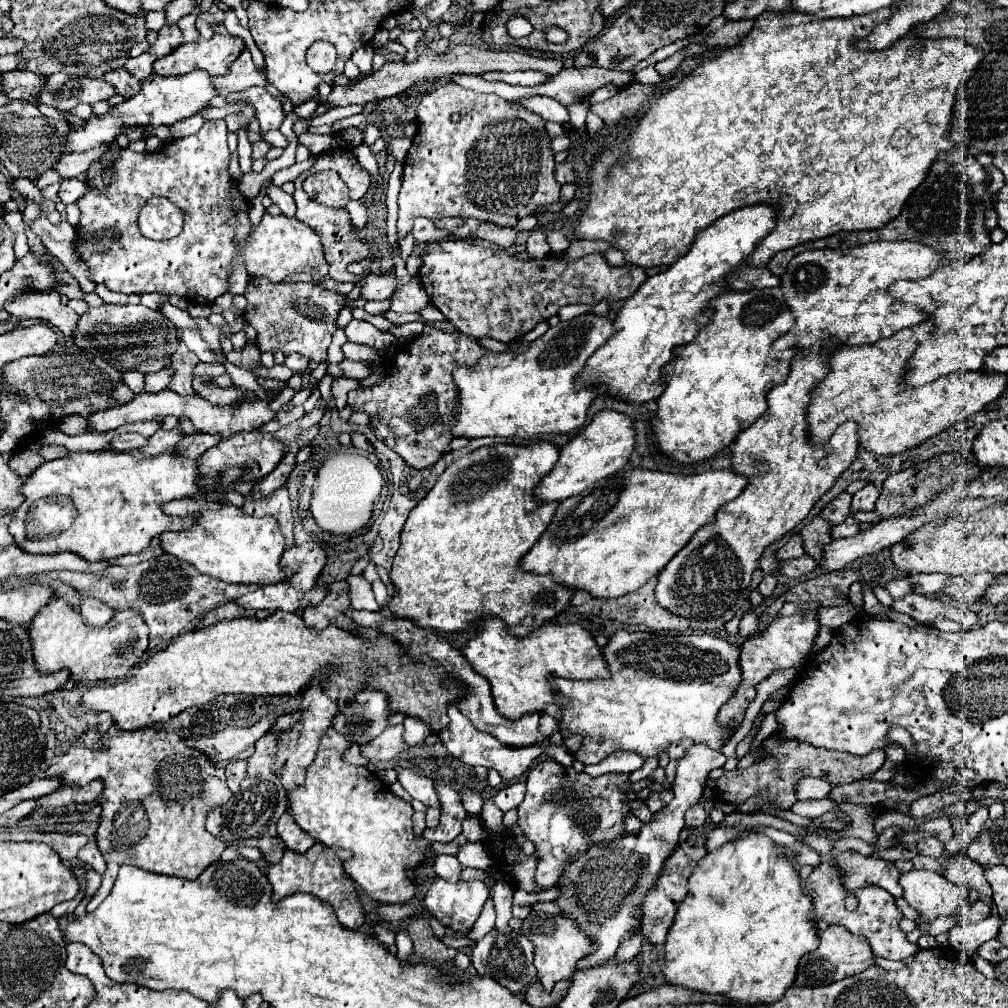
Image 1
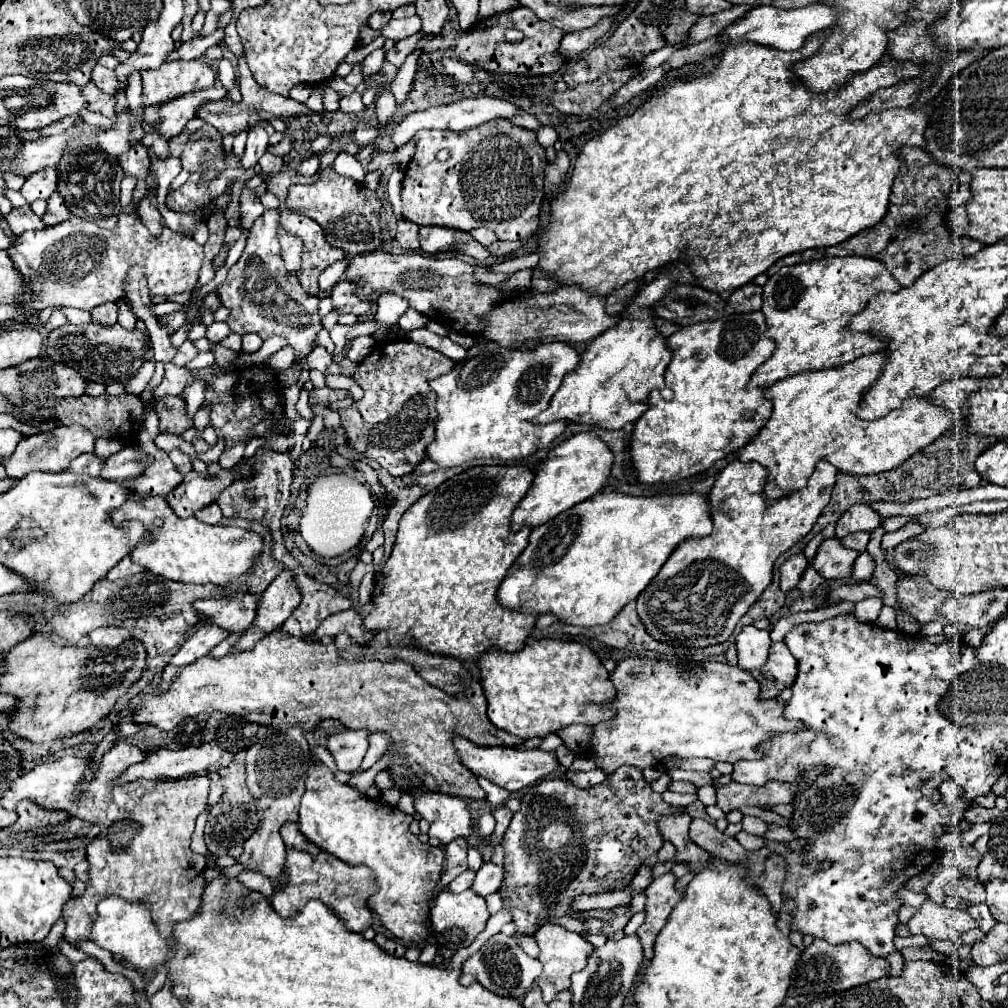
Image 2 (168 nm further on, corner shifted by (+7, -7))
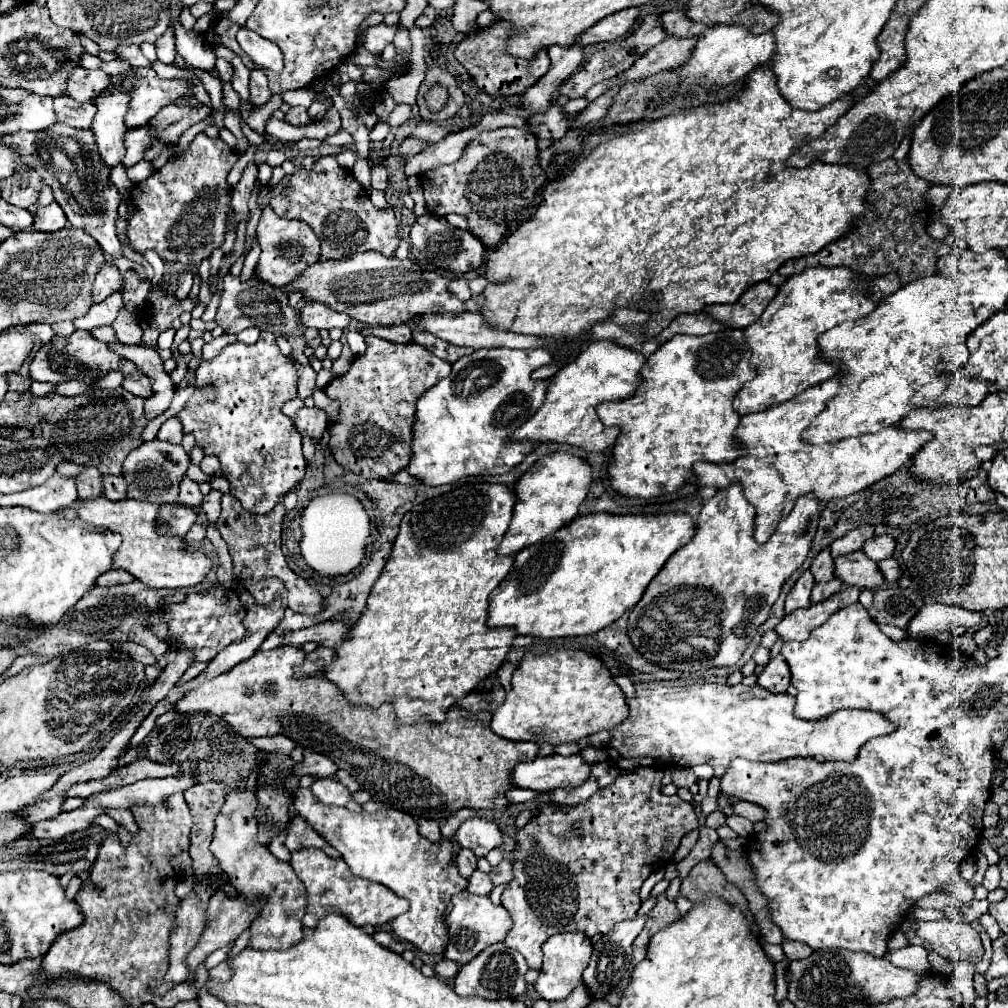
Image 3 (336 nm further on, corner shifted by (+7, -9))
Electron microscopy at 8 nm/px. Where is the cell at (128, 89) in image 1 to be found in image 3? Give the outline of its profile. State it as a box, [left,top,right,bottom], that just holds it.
[53,96,97,128]

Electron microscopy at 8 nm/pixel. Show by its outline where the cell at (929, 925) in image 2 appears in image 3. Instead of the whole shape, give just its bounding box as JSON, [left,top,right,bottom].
[915,918,983,964]

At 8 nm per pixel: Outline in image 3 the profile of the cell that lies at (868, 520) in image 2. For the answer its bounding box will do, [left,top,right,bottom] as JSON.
[831,524,873,556]

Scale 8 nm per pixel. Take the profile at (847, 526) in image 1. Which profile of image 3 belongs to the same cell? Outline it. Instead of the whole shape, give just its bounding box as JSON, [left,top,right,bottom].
[861,536,895,562]

